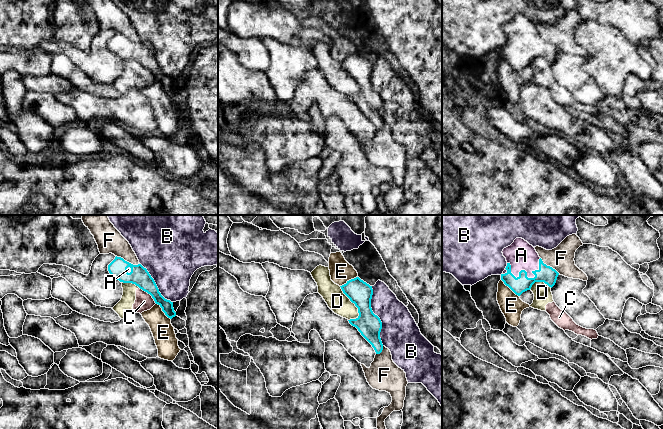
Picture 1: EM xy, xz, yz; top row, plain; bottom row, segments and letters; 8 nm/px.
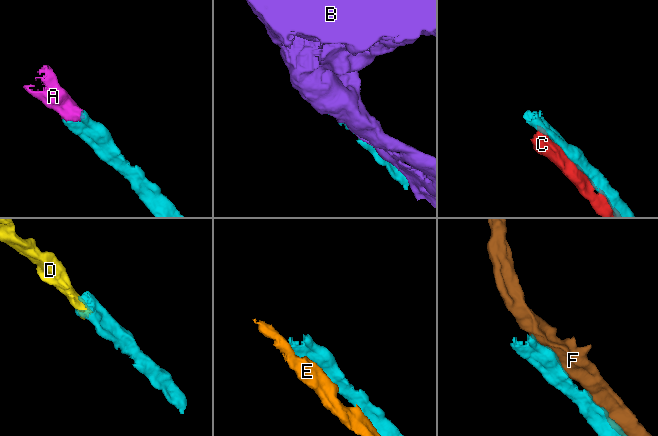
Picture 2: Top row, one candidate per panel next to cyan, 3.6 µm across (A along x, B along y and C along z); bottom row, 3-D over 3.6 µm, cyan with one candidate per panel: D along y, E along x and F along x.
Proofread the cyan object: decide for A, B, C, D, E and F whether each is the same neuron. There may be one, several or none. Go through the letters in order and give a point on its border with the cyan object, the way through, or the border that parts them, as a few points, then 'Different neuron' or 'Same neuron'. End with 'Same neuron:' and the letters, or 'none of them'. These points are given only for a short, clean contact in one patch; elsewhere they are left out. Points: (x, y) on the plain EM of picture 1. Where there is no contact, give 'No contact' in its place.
A: Touches cyan at yz (526, 50). Path across: yz (548, 51), (526, 50), (521, 31). Same neuron
B: Touches cyan at xz (377, 92). Different neuron
C: Touches cyan at xy (149, 69). Different neuron
D: Touches cyan at xz (352, 78). Boundary: xz (339, 62), (357, 84), (357, 94). Different neuron
E: Touches cyan at xy (162, 86). Different neuron
F: Touches cyan at xy (128, 38). Different neuron
Same neuron: A

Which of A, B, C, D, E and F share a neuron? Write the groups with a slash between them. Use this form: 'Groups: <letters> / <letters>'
Groups: A / B / C D / E / F

